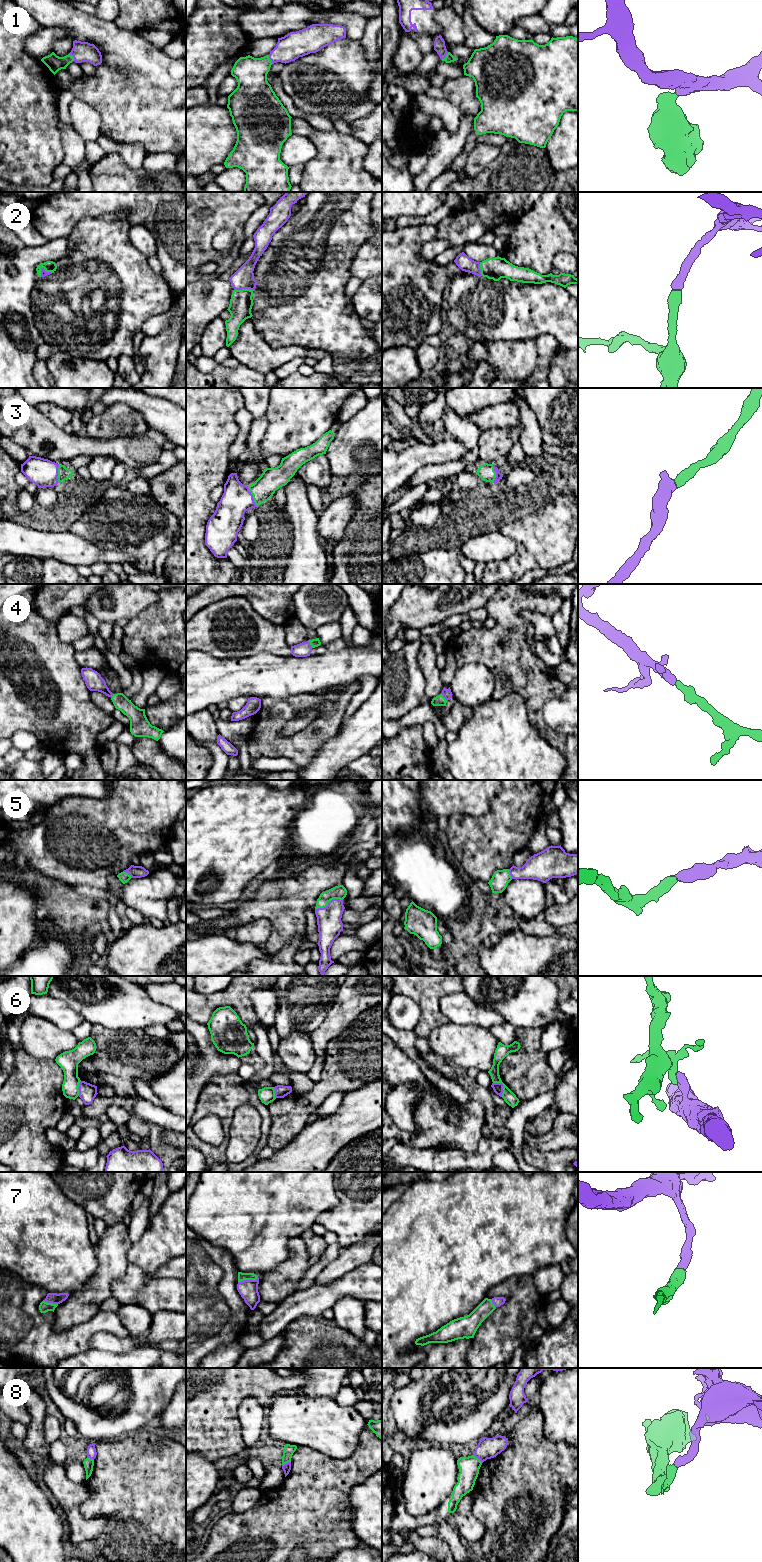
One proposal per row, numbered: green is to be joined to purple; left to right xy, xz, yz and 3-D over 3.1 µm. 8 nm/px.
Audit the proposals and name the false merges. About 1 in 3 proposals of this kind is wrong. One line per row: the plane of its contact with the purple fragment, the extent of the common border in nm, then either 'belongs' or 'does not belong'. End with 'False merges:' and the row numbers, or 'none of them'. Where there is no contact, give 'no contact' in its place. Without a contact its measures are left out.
1: meets purple in xz; contact 80 nm long; belongs
2: meets purple in xz; contact 160 nm long; belongs
3: meets purple in xy; contact 150 nm long; belongs
4: meets purple in yz; contact 80 nm long; belongs
5: meets purple in xz; contact 240 nm long; belongs
6: meets purple in yz; contact 140 nm long; does not belong
7: meets purple in xz; contact 170 nm long; belongs
8: meets purple in xz; contact 80 nm long; does not belong
False merges: 6, 8

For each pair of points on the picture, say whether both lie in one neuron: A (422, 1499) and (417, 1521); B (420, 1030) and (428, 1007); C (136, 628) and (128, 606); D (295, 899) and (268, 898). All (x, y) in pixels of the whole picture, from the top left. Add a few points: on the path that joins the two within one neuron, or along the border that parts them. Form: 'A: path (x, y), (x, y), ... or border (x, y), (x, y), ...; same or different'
A: border (402, 1499), (412, 1515), (425, 1515), (435, 1509); different
B: path (426, 1024), (428, 1013); same
C: border (152, 605), (129, 620); different
D: path (288, 899), (275, 899); same

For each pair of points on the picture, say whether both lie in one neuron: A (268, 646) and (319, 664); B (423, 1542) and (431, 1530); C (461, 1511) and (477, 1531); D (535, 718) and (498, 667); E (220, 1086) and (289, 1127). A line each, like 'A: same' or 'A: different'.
A: different
B: different
C: same
D: same
E: different

